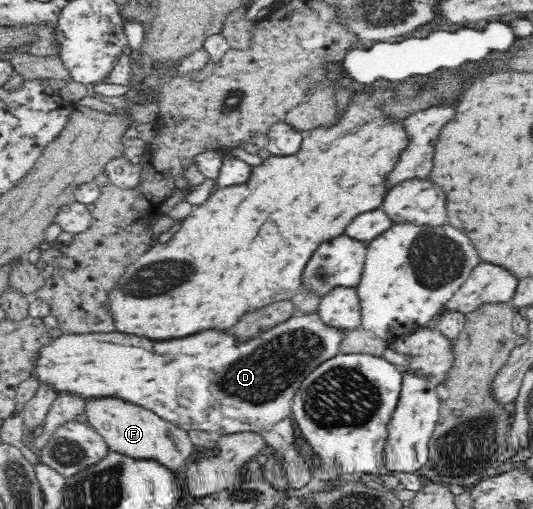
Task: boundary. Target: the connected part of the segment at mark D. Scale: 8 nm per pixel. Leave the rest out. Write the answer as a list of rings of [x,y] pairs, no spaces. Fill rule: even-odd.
[[[317,313],[292,316],[278,323],[276,327],[264,331],[262,337],[256,337],[240,347],[236,347],[230,335],[222,333],[198,333],[186,339],[176,339],[174,343],[150,343],[148,339],[138,339],[124,333],[89,333],[60,335],[39,347],[31,363],[31,375],[40,381],[41,386],[54,389],[57,395],[72,394],[80,399],[102,399],[114,397],[133,405],[148,409],[159,417],[169,420],[187,432],[200,430],[218,431],[221,435],[252,432],[263,437],[268,451],[276,454],[280,461],[286,457],[288,486],[296,490],[304,487],[310,480],[302,455],[294,451],[294,429],[290,415],[290,399],[294,397],[301,381],[319,363],[340,353],[340,344],[344,331],[328,327],[320,321]]]

